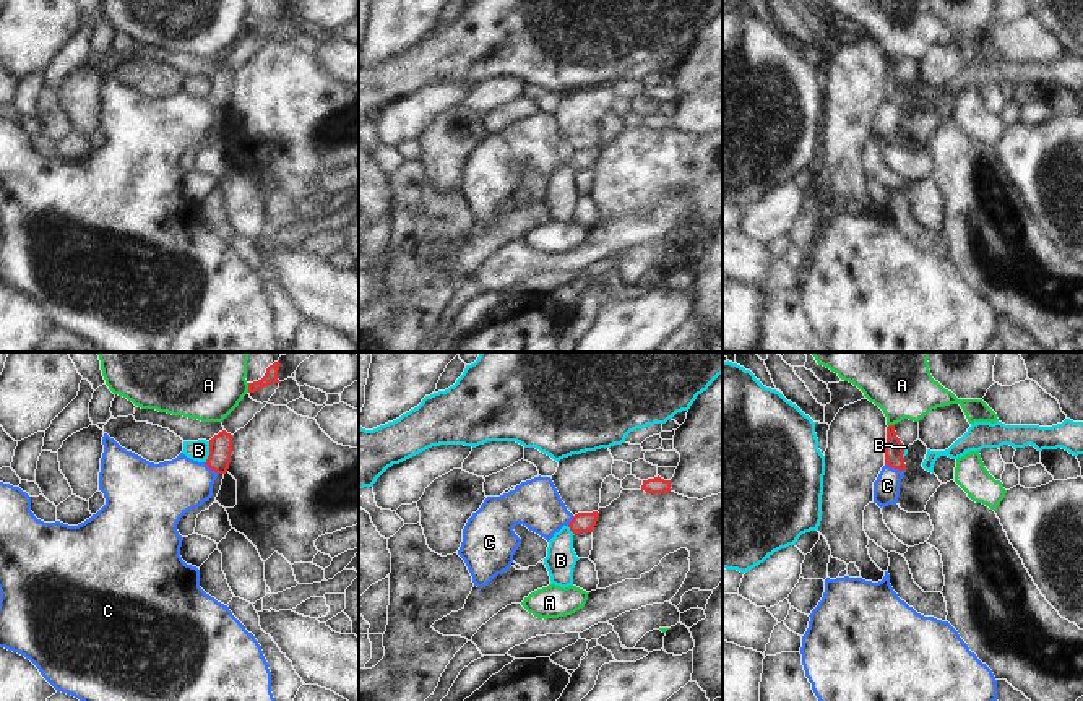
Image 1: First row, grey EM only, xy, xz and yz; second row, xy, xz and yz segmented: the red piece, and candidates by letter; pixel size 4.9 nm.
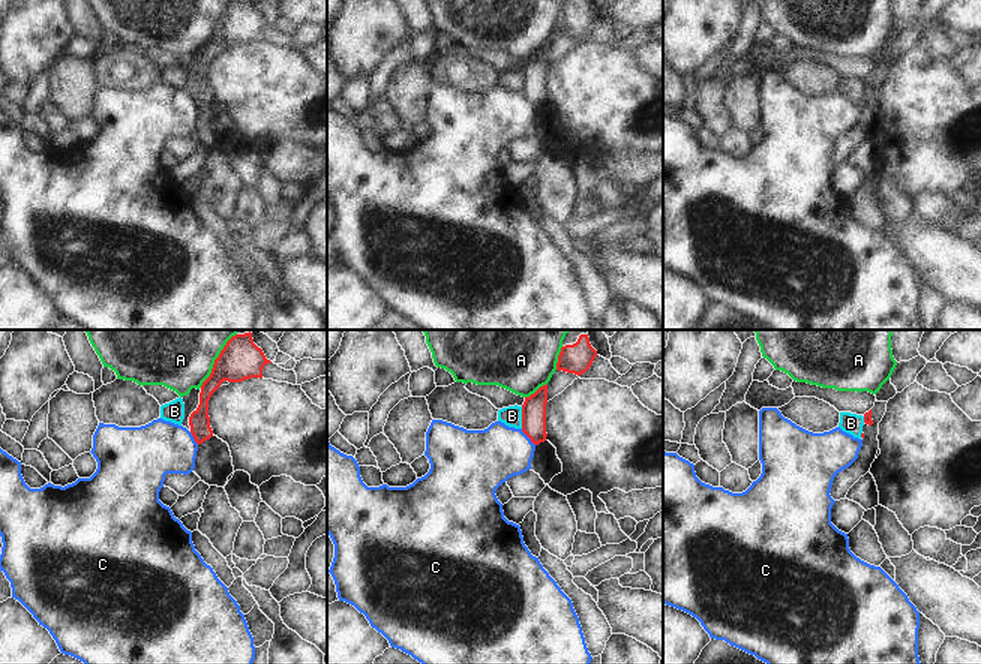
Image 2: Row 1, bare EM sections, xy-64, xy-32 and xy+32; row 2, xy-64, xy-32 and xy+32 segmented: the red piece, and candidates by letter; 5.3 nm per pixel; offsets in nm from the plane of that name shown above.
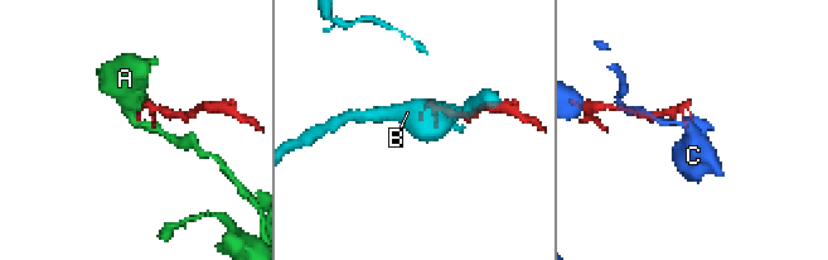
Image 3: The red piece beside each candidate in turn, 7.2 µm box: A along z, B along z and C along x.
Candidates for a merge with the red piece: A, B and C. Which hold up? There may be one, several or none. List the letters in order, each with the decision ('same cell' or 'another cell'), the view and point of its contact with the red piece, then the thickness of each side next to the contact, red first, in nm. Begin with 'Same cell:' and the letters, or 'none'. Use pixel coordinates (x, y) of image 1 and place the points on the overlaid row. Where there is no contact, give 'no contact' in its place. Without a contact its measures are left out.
Same cell: none
A: another cell | xy (249, 388) | 70/440 nm
B: another cell | xy (210, 453) | 110/100 nm
C: another cell | yz (895, 468) | 100/130 nm

